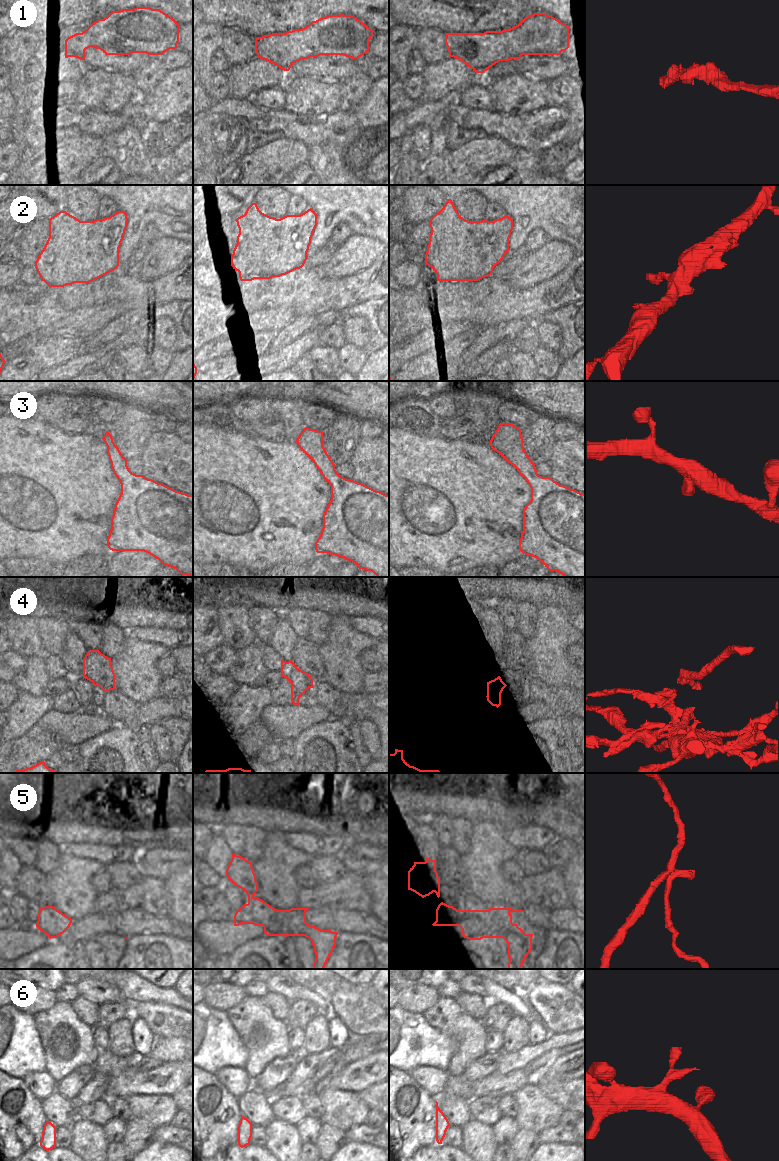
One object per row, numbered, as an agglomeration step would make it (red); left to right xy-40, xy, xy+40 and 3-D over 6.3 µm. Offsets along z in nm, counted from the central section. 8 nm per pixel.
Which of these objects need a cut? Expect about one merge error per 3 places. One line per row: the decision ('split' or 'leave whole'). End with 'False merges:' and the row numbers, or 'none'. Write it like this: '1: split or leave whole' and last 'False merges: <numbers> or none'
1: leave whole
2: leave whole
3: leave whole
4: split
5: split
6: leave whole
False merges: 4, 5

